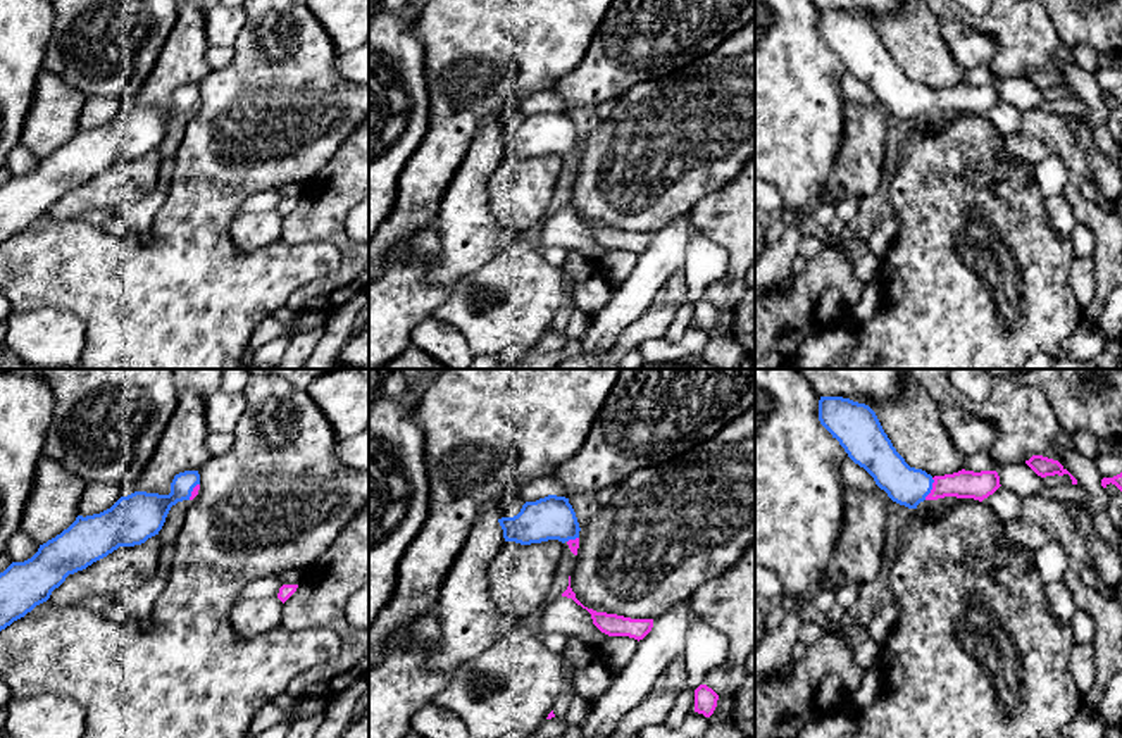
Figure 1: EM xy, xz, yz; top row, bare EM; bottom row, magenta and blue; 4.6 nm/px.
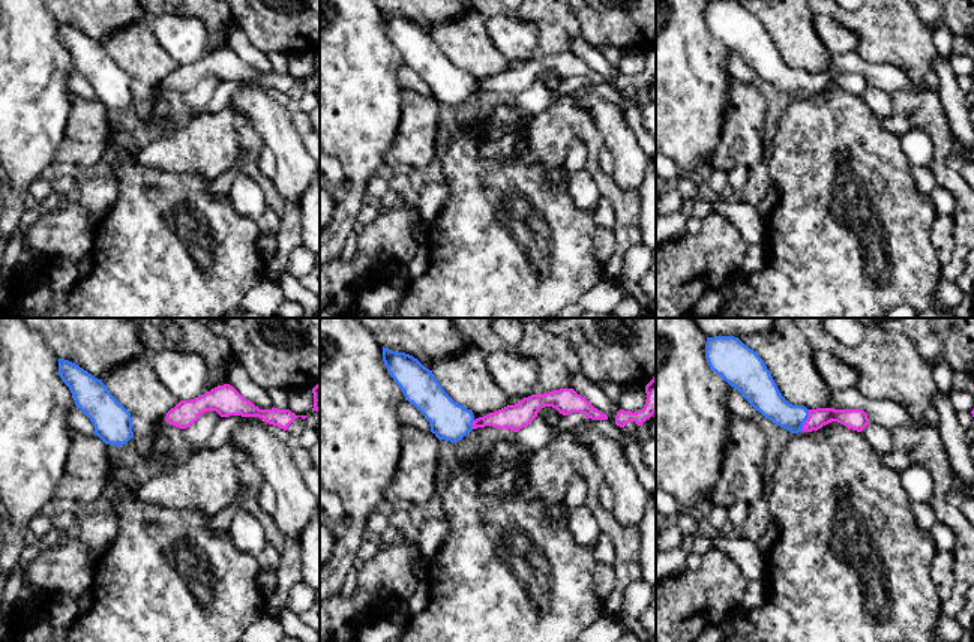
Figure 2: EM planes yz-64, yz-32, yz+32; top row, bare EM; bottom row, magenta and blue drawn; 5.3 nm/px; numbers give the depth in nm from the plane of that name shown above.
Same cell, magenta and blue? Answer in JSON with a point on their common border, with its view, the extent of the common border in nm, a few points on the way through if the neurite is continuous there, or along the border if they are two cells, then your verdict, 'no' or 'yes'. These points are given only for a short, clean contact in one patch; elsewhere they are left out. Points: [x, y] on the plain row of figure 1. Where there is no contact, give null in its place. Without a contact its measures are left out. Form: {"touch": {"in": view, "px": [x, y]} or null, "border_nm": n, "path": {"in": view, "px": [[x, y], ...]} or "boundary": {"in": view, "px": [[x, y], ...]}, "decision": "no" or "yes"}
{"touch": {"in": "yz", "px": [933, 102]}, "border_nm": 110, "path": {"in": "yz", "px": [[964, 97], [933, 102], [905, 99]]}, "decision": "yes"}

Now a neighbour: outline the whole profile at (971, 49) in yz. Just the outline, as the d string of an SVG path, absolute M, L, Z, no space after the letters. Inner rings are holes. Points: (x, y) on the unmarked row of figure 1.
M957 21L941 22L941 34L951 57L963 67L991 67L998 43Z

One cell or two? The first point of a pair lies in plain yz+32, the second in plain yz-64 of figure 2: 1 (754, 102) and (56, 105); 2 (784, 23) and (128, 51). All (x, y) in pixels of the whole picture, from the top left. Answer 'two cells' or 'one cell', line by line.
1: two cells
2: one cell

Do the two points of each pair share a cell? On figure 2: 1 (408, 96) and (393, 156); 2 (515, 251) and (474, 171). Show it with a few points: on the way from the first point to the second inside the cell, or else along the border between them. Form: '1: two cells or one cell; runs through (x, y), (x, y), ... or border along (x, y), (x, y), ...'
1: one cell; runs through (410, 111), (408, 141)
2: one cell; runs through (503, 231), (493, 221), (491, 201), (482, 191)

